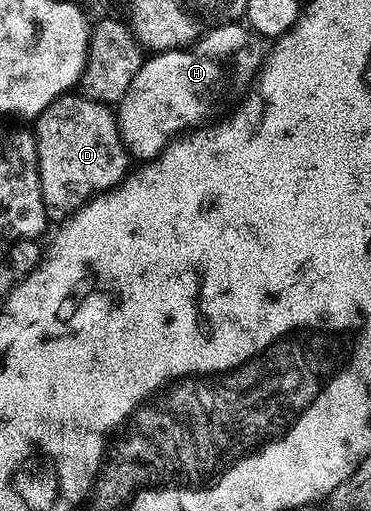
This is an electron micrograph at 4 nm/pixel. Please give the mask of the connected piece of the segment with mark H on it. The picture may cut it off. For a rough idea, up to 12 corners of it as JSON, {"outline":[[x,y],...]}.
{"outline":[[240,22],[149,55],[116,112],[154,160],[247,96],[265,55]]}

